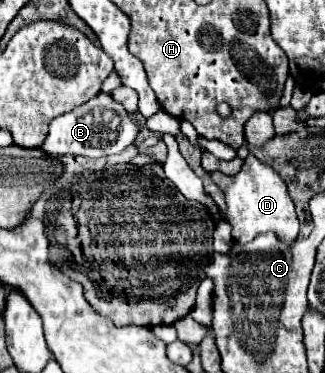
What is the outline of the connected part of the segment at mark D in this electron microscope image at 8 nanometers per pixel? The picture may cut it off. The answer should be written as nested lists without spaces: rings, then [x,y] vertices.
[[[249,155],[243,161],[243,167],[237,175],[223,175],[223,173],[211,173],[211,179],[219,185],[219,189],[225,195],[227,215],[225,221],[231,225],[231,237],[235,243],[251,241],[255,235],[273,231],[279,241],[289,243],[297,239],[299,235],[299,221],[295,213],[295,205],[287,193],[285,181],[271,169],[271,165],[263,165],[257,161],[255,155]]]

